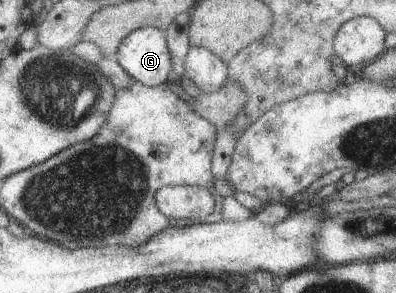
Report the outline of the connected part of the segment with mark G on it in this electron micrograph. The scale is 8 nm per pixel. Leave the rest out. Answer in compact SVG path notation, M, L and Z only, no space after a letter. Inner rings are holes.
M143 27L129 34L115 58L135 80L148 87L170 82L174 70L166 33L157 27Z

